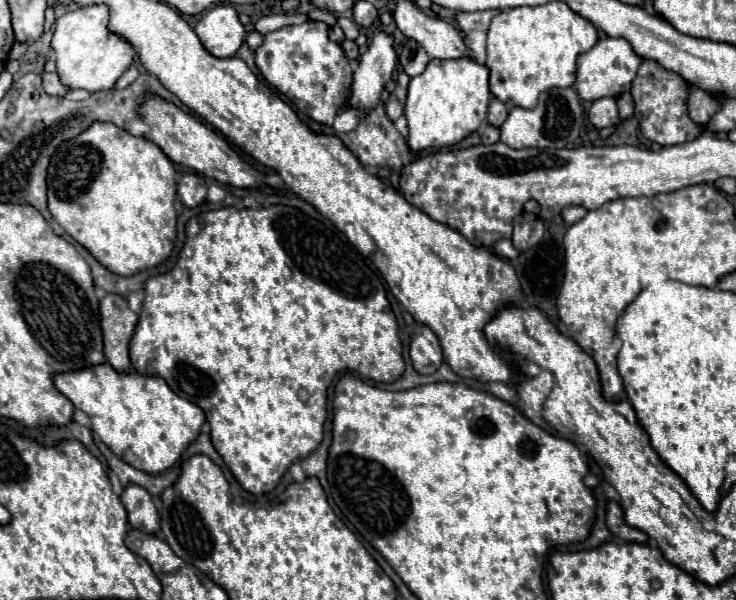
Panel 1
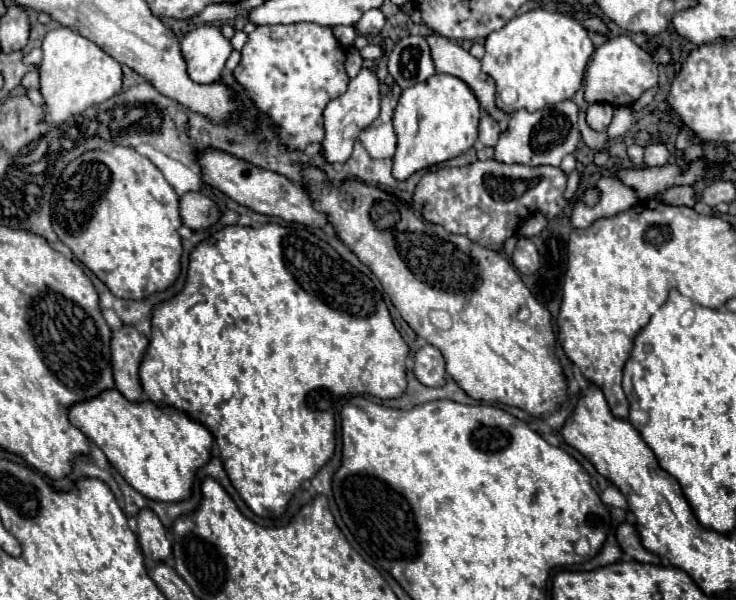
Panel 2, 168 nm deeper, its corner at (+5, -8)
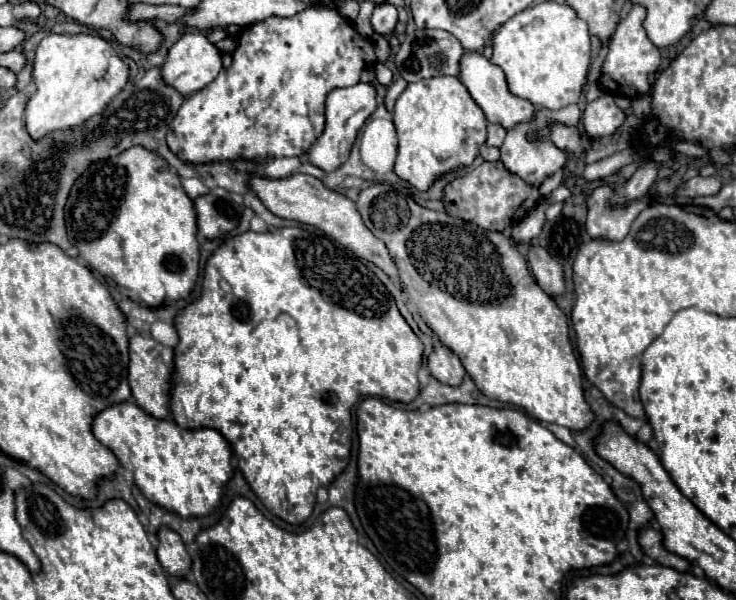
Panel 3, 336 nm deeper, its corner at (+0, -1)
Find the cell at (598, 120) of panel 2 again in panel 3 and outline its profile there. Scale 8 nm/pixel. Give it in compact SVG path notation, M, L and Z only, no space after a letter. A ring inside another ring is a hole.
M611 94L587 104L583 112L583 126L591 138L613 134L625 122L625 112L615 104Z

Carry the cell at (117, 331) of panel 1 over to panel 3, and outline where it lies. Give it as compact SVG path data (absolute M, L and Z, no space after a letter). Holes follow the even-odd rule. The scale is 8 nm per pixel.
M135 334L129 338L129 386L131 396L147 414L155 418L169 416L169 388L173 376L173 348L159 344L151 336Z

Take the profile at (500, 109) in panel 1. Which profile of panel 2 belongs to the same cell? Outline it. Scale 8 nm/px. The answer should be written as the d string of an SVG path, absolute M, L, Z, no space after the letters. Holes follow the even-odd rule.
M482 115L480 117L480 141L486 145L486 147L494 147L496 141L500 137L500 123L494 121L492 117L488 115Z

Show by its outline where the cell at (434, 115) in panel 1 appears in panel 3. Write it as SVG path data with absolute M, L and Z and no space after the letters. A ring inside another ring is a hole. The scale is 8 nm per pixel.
M439 76L409 84L395 102L393 122L399 136L395 174L417 190L427 190L439 174L469 166L487 138L485 114L457 76Z

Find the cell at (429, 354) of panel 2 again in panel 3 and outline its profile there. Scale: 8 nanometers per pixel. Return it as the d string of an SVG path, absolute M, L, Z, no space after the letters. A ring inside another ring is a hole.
M439 342L433 346L433 352L429 354L427 366L439 382L449 384L449 386L461 384L461 380L465 376L465 368L461 366L457 354L453 354L447 346L443 346Z

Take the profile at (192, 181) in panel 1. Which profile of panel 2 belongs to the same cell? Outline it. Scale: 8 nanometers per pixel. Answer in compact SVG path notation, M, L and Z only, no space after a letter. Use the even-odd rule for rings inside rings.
M186 193L180 199L182 223L192 231L206 231L220 219L220 209L214 201L200 193Z

